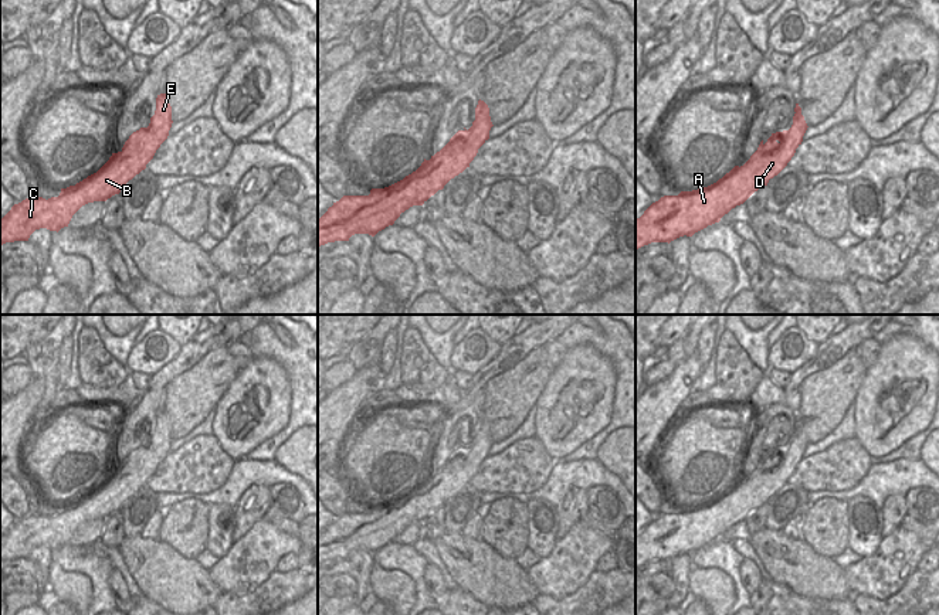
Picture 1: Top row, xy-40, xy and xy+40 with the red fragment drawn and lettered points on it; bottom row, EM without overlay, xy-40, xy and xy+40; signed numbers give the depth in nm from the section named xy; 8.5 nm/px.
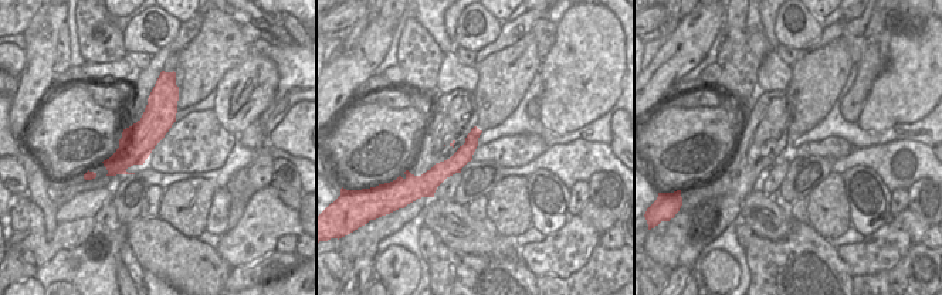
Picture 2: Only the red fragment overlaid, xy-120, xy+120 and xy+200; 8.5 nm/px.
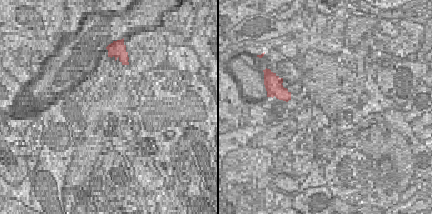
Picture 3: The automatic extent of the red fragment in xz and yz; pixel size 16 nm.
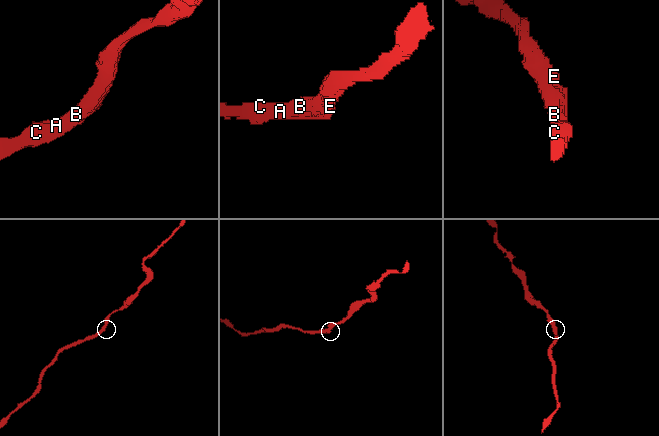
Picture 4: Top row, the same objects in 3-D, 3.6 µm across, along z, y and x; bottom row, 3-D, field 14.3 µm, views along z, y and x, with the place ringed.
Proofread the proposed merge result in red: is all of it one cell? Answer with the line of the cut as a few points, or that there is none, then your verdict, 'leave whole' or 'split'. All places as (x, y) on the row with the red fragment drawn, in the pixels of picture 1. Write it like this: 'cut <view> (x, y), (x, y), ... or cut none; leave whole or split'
cut none; leave whole

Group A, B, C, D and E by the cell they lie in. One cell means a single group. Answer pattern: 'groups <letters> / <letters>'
groups A B C D E

